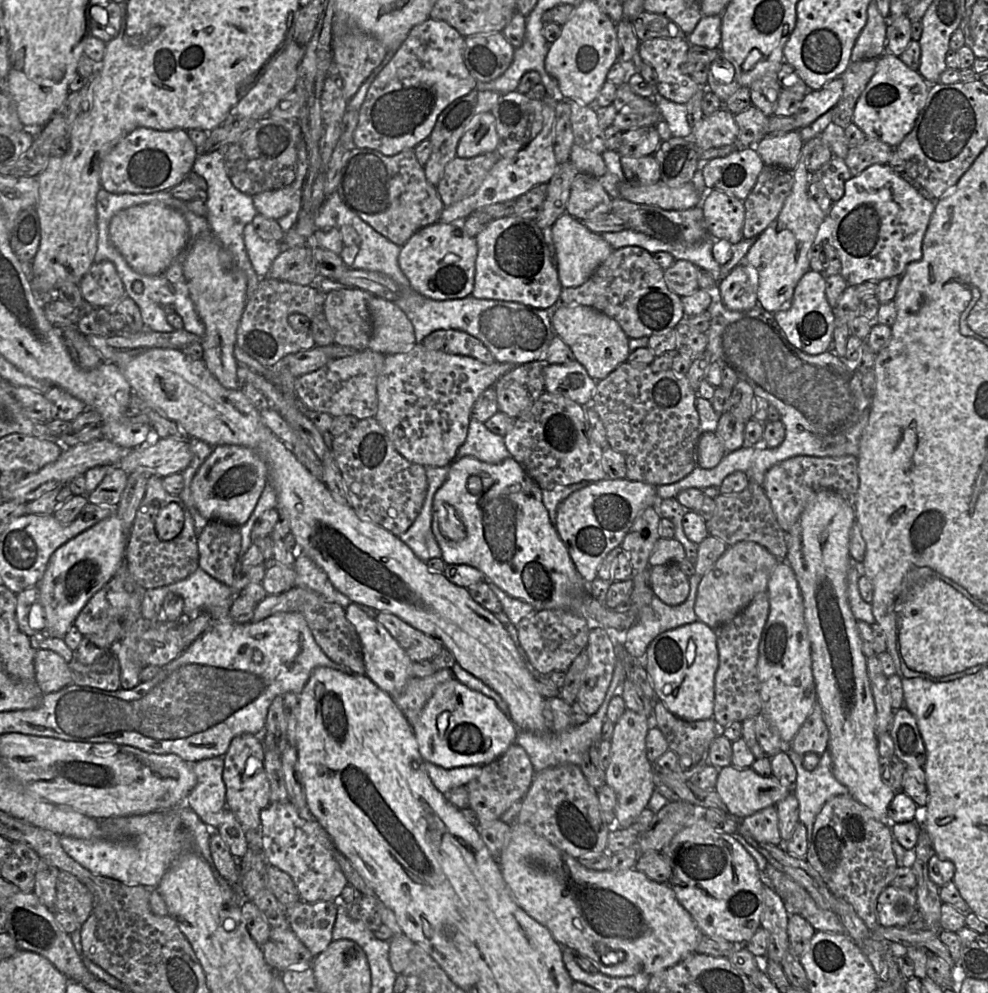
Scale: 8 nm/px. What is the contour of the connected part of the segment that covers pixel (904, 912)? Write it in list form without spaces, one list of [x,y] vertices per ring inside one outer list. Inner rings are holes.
[[[889,885],[878,897],[877,917],[884,927],[907,927],[917,910],[915,890]]]

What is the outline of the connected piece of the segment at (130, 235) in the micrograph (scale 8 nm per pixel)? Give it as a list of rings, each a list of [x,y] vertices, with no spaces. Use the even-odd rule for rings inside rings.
[[[147,203],[124,209],[115,214],[109,224],[109,239],[128,265],[142,275],[164,272],[185,247],[189,227],[178,211],[160,203]]]

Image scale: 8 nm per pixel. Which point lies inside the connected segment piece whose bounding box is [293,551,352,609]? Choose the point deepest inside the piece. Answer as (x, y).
(309, 575)

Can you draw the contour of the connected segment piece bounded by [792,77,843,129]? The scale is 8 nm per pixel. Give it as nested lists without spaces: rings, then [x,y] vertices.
[[[840,77],[829,81],[819,90],[809,90],[792,115],[796,121],[796,127],[798,129],[807,127],[828,110],[833,109],[842,92],[843,80]]]

